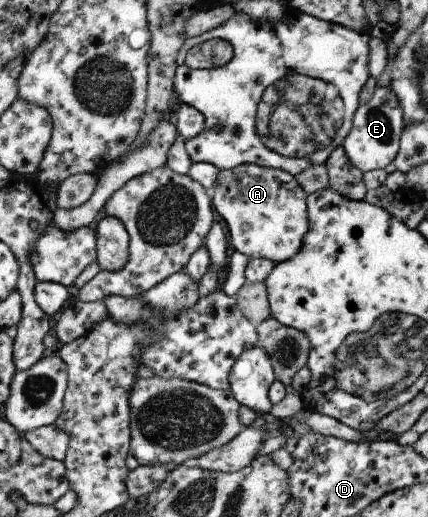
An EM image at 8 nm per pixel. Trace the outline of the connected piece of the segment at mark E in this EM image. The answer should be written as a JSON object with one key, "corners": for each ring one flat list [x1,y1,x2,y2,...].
{"corners":[[377,86,370,100,366,104,359,104,354,111,350,130,341,144,350,164,365,173,383,169,393,162,404,125,402,115,400,105,390,88]]}

